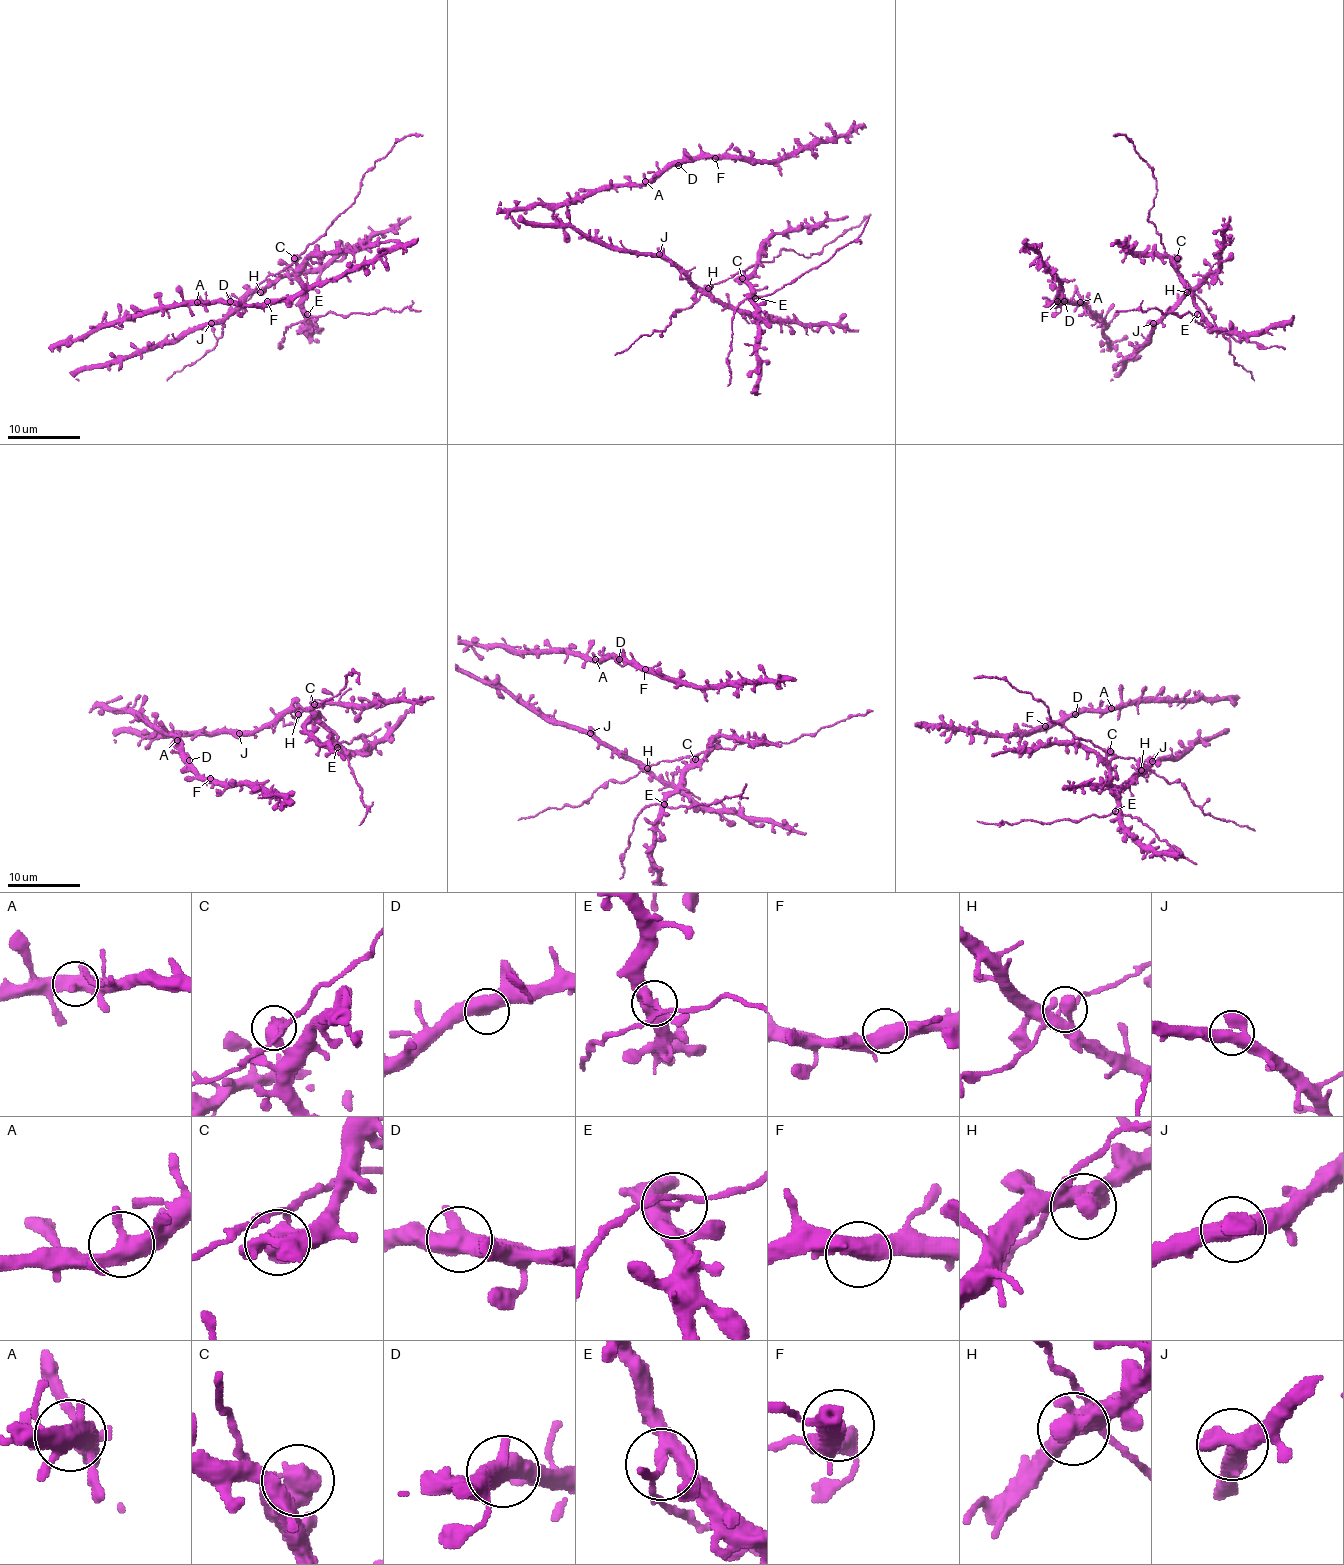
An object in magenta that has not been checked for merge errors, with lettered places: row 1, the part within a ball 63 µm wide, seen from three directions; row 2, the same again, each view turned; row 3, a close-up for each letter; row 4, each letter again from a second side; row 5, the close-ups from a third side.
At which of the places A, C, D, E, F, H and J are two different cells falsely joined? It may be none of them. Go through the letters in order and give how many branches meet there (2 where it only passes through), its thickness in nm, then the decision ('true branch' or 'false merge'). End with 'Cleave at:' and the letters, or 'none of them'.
A: 2 branches meet; 550 nm thick; true branch
C: 2 branches meet; 550 nm thick; false merge
D: 2 branches meet; 550 nm thick; true branch
E: 4 branches meet; 300 nm thick; false merge
F: 2 branches meet; 550 nm thick; true branch
H: 2 branches meet; 440 nm thick; true branch
J: 2 branches meet; 600 nm thick; true branch
Cleave at: C, E

